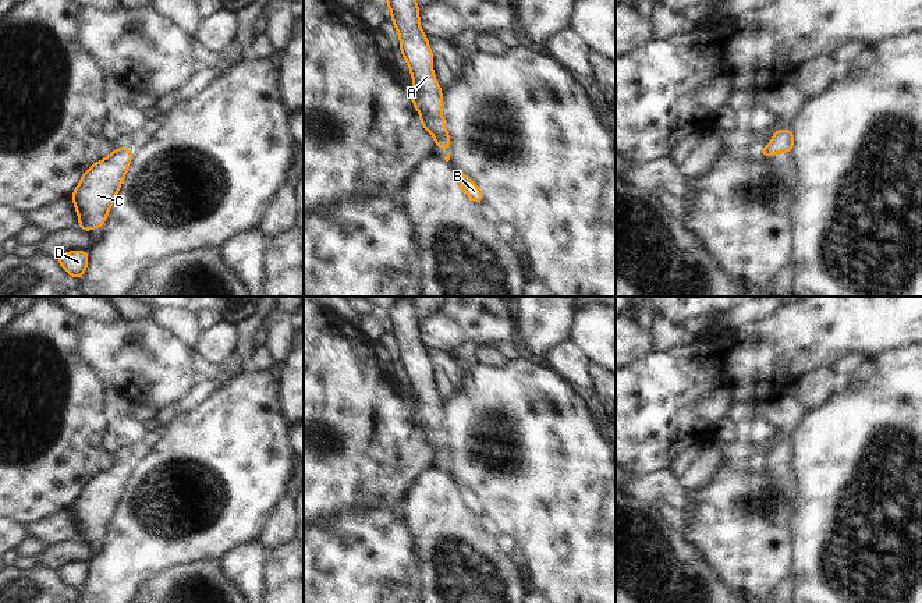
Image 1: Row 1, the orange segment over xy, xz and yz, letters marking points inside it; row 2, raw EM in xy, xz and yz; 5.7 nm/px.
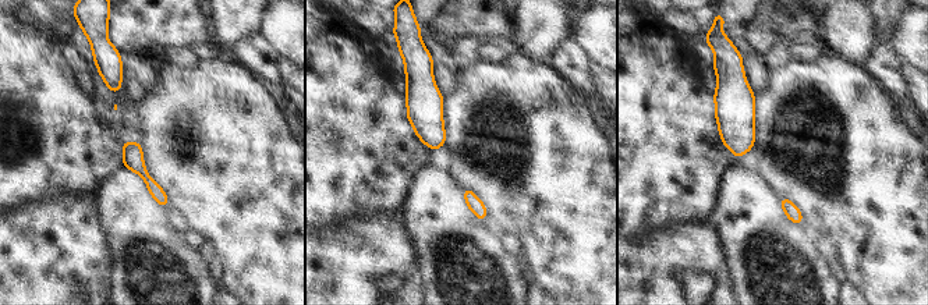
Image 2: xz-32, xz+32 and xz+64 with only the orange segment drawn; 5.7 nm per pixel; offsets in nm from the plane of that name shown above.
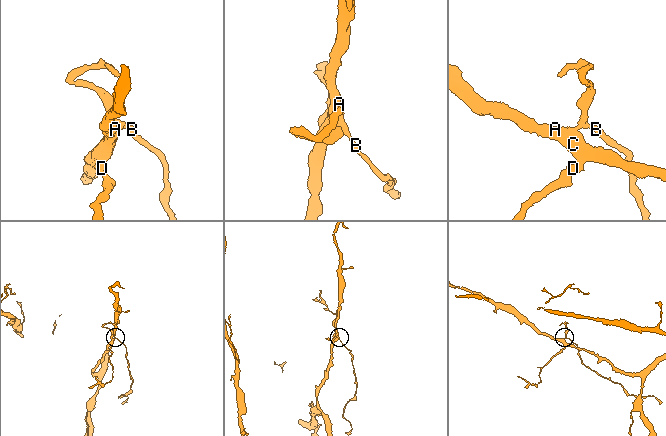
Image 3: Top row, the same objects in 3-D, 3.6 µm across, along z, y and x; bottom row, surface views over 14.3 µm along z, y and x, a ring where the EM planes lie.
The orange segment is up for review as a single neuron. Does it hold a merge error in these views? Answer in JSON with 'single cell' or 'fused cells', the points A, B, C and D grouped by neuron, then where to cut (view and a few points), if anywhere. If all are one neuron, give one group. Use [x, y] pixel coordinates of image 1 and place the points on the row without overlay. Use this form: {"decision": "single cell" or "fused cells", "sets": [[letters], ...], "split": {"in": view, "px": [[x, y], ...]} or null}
{"decision": "fused cells", "sets": [["A", "C", "D"], ["B"]], "split": {"in": "xz", "px": [[443, 439], [433, 449]]}}

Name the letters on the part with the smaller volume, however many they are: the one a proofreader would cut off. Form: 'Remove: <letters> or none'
Remove: B

